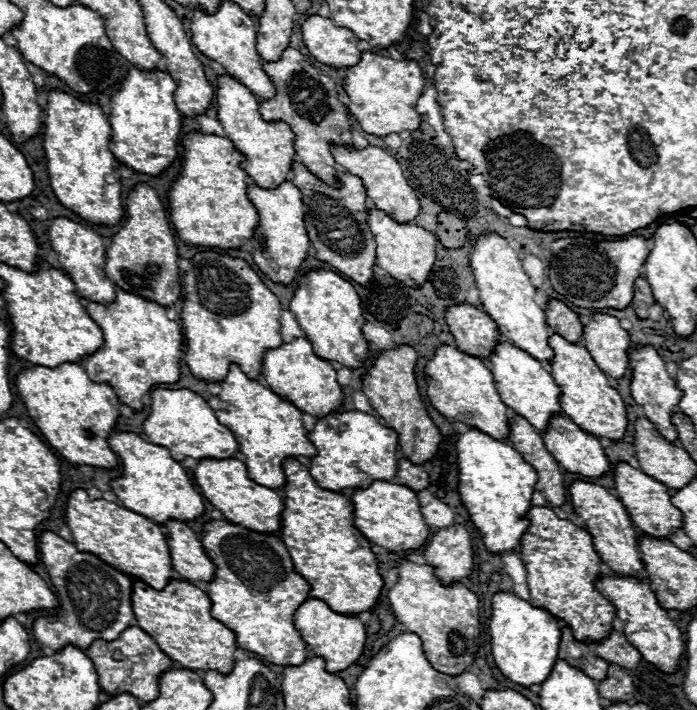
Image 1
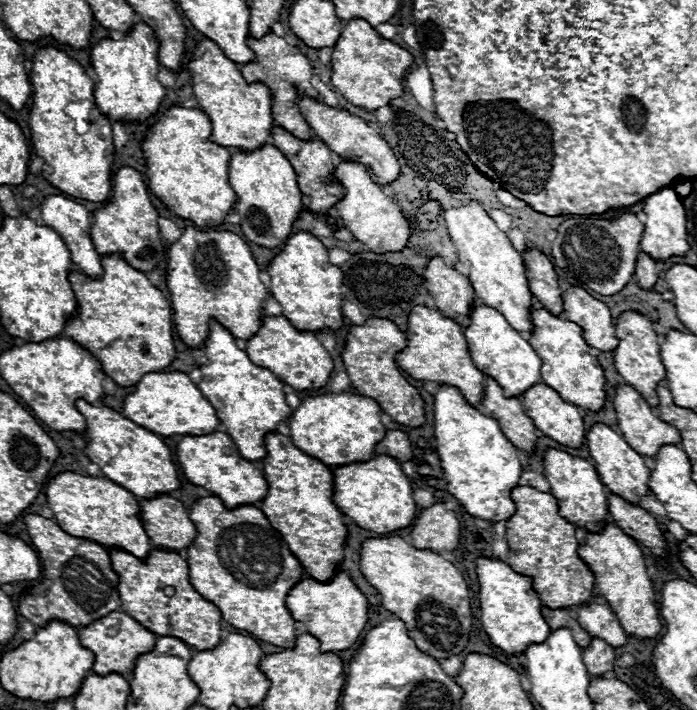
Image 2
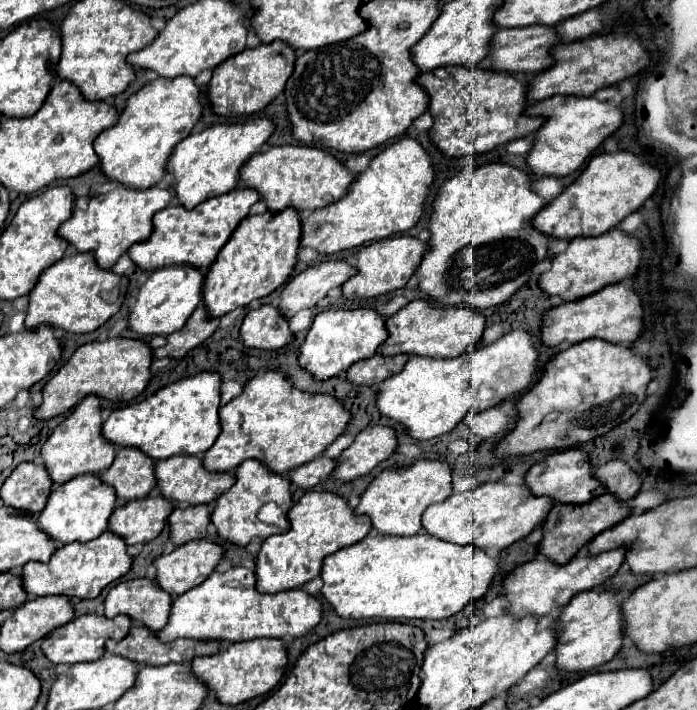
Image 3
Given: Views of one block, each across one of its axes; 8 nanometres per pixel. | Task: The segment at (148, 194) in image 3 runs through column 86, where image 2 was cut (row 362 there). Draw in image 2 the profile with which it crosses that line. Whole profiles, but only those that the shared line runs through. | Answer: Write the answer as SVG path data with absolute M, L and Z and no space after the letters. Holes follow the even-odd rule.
M214 318L210 320L210 332L204 352L208 364L200 366L200 390L216 408L216 416L222 422L222 428L238 446L240 456L244 456L246 460L260 460L260 456L266 454L264 436L268 432L274 432L276 426L282 420L288 420L288 416L292 414L290 406L284 400L284 384L276 374L268 372L268 368L252 364L246 352L236 346L234 336Z

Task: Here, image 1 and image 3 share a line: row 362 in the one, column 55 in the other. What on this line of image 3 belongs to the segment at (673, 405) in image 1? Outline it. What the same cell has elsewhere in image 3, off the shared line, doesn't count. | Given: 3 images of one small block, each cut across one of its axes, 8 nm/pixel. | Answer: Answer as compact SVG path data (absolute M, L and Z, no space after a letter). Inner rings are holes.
M86 614L78 616L72 622L56 628L46 636L42 642L42 652L52 664L78 664L78 662L94 662L104 654L104 644L106 640L122 640L128 630L130 630L130 618L128 616L116 616L116 618L106 618L106 616L96 616L96 614Z

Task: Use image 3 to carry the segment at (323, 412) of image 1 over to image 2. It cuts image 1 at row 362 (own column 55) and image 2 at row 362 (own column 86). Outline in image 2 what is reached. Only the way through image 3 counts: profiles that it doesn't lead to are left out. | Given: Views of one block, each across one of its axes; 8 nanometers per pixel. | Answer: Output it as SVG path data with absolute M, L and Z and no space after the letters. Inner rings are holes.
M262 316L262 326L256 332L256 336L252 336L250 340L246 340L246 354L252 360L252 364L256 366L264 366L270 372L274 372L282 382L290 384L294 390L318 390L322 386L326 386L330 372L334 370L332 358L326 352L326 348L320 344L320 340L316 338L314 332L300 332L296 330L284 316Z

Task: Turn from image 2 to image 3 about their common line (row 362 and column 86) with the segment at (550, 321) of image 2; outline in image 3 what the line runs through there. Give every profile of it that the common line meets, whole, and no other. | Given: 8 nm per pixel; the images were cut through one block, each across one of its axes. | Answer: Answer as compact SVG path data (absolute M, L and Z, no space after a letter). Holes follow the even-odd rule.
M104 532L102 536L90 540L90 542L70 542L58 548L52 558L42 564L42 562L28 562L22 568L22 586L30 598L40 598L40 596L68 596L68 598L96 598L110 582L122 578L132 566L132 558L126 554L126 542L110 532Z

